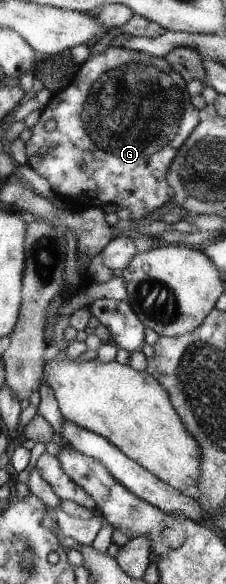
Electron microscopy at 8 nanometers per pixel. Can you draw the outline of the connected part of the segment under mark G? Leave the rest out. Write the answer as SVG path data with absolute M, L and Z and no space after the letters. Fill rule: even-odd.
M110 46L102 54L90 54L69 83L52 93L25 147L27 164L48 181L60 200L84 210L114 204L128 209L129 218L138 223L174 199L175 189L166 180L169 168L200 120L186 94L186 81L170 65L162 57Z

